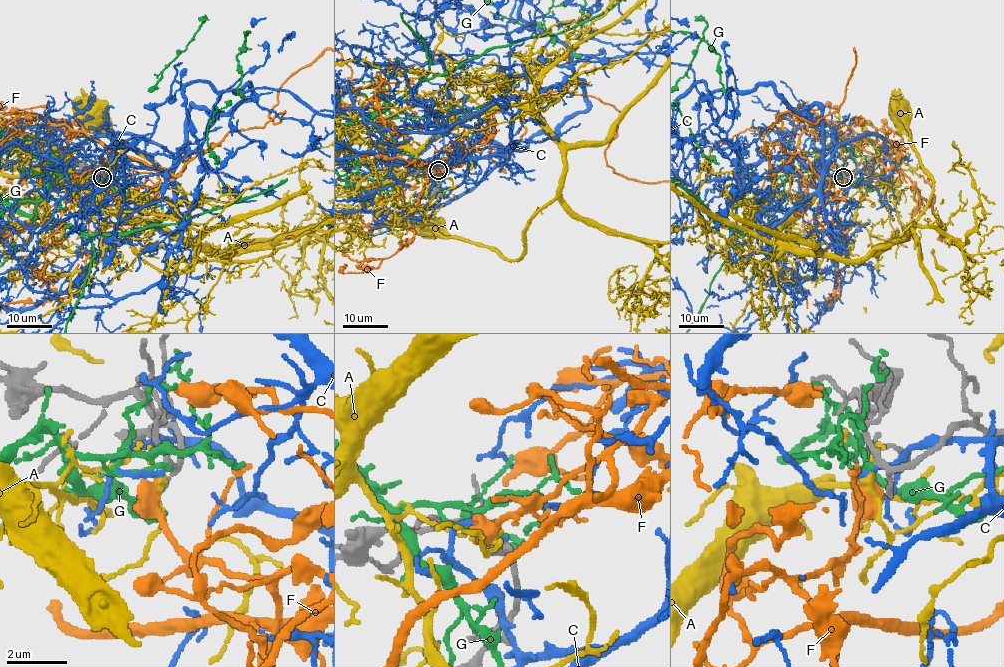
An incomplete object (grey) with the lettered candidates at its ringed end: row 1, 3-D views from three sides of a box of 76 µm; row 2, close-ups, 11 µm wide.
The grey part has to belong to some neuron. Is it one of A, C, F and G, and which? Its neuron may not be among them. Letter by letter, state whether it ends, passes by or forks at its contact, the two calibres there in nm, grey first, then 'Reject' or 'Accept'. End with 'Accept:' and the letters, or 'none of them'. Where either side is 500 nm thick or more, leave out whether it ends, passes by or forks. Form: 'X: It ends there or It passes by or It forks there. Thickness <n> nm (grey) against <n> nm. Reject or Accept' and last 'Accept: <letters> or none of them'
A: It forks there. Thickness 160 nm (grey) against 110 nm. Reject
C: It ends there. Thickness 170 nm (grey) against 200 nm. Reject
F: Thickness 150 nm (grey) against 500 nm. Accept
G: It ends there. Thickness 170 nm (grey) against 150 nm. Reject
Accept: F

